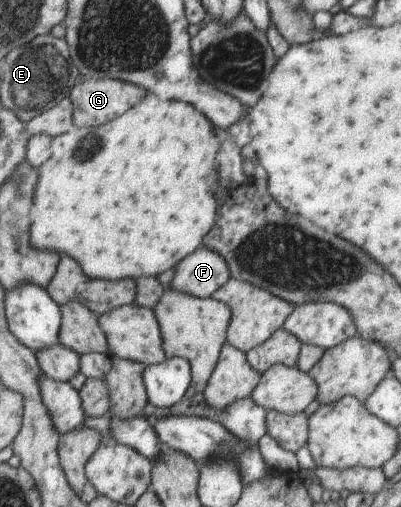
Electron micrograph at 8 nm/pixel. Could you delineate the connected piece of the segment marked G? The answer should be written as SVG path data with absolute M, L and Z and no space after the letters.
M81 78L72 88L70 97L74 104L75 127L94 127L113 120L134 104L139 103L141 99L145 98L145 90L139 85L131 86L131 83L119 79Z

